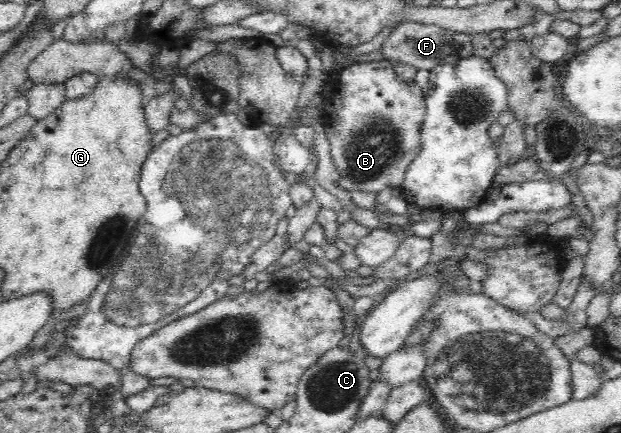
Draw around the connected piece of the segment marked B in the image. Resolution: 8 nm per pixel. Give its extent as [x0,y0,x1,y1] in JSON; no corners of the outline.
[321,57,427,194]

